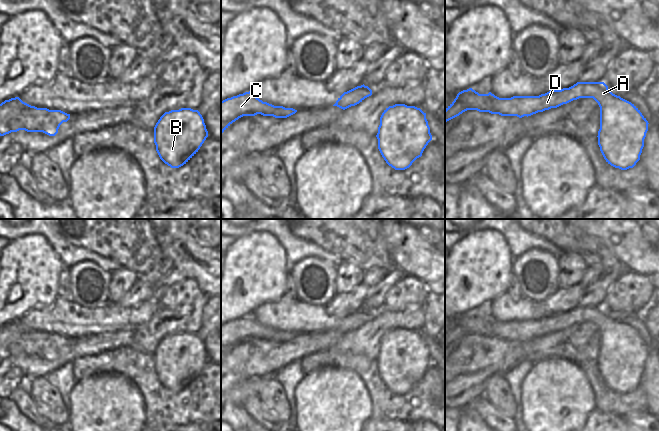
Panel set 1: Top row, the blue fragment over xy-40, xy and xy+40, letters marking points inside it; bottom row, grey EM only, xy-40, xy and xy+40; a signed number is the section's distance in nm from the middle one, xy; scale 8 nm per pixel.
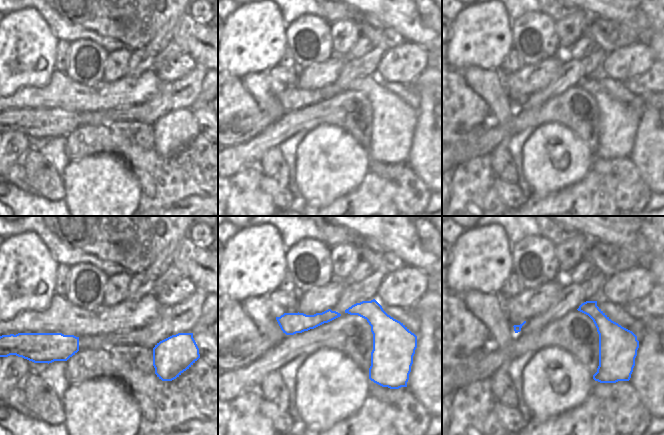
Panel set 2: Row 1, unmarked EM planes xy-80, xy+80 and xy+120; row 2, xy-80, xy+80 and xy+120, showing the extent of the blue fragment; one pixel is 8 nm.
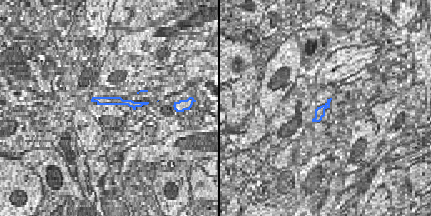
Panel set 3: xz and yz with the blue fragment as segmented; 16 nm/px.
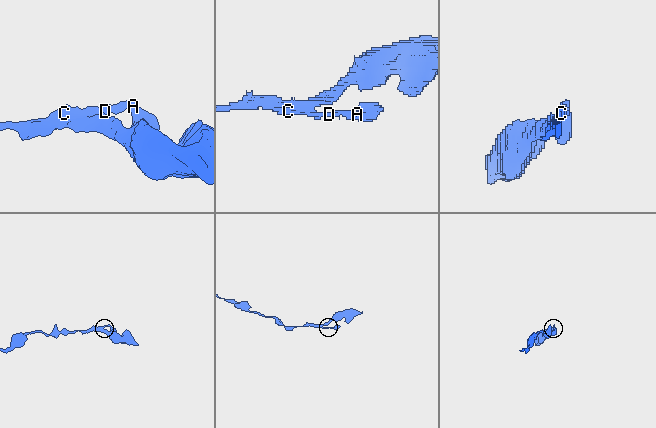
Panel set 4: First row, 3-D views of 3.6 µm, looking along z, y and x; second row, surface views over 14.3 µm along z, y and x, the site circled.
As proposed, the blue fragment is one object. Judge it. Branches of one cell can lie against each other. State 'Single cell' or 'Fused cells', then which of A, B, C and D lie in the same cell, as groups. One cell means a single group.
Fused cells. Groups: A B D / C

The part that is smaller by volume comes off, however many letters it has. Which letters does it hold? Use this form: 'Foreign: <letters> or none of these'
Foreign: A, B, D

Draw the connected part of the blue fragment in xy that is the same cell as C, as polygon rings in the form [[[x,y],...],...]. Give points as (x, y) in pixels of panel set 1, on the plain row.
[[[252,315],[221,325],[221,358],[239,342],[257,338],[280,342],[280,333],[263,326]]]

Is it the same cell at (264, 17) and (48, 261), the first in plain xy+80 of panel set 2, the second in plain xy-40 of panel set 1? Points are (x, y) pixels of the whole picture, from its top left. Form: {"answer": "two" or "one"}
{"answer": "one"}

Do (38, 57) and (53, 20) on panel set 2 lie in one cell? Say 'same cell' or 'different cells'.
different cells

